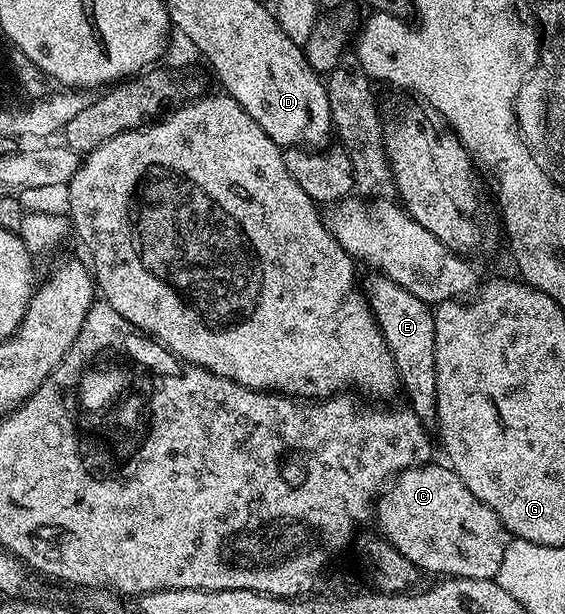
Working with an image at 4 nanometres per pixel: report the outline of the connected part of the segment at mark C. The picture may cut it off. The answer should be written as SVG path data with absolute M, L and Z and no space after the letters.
M422 463L413 466L411 469L404 469L398 473L391 482L391 487L386 488L384 492L378 496L375 502L375 525L379 530L380 536L395 549L399 551L399 555L405 555L407 559L411 559L411 563L415 563L417 569L429 573L441 573L442 578L446 577L466 577L467 579L493 579L496 578L499 571L499 563L503 561L503 551L507 544L507 534L501 527L501 520L495 515L495 511L491 511L491 507L487 507L479 499L475 499L475 495L471 495L471 491L467 491L467 483L463 483L463 479L459 479L457 472L448 464L433 465L434 463Z

